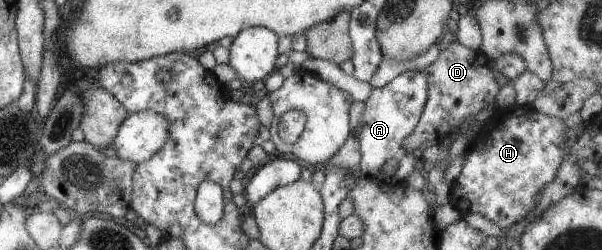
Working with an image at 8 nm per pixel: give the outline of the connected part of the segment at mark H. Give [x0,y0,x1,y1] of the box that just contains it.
[449,105,569,229]

